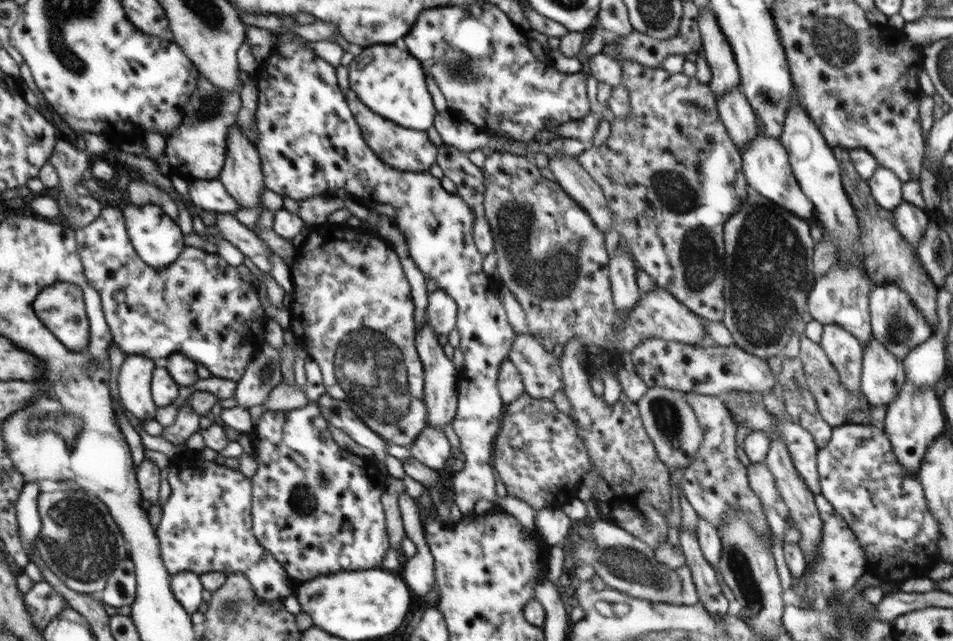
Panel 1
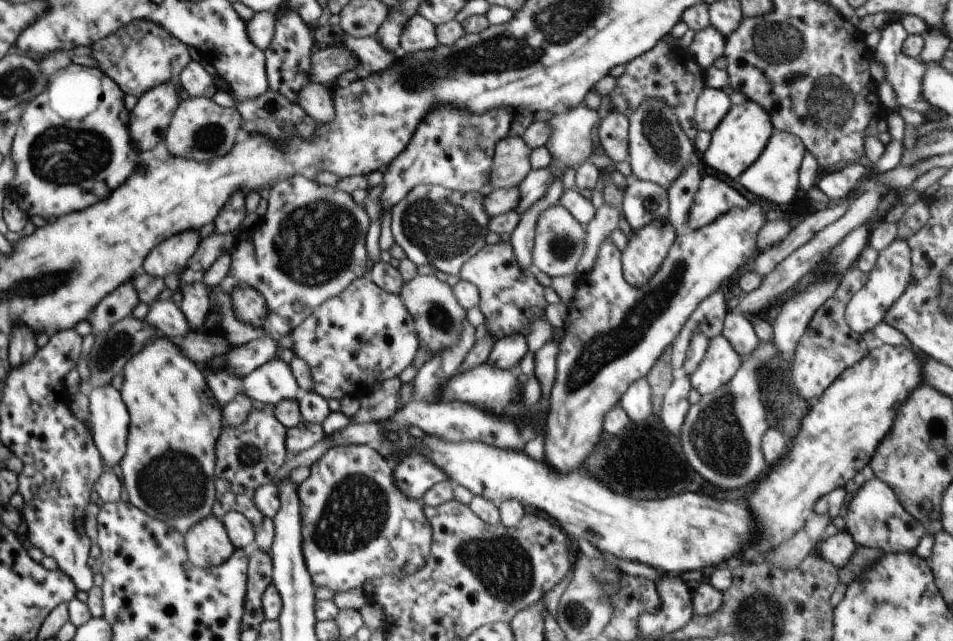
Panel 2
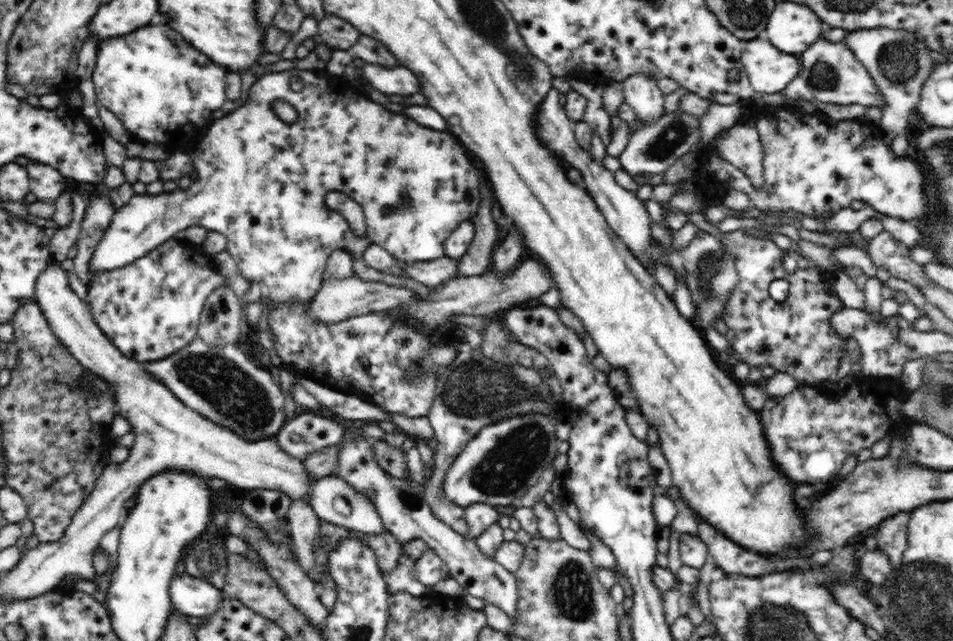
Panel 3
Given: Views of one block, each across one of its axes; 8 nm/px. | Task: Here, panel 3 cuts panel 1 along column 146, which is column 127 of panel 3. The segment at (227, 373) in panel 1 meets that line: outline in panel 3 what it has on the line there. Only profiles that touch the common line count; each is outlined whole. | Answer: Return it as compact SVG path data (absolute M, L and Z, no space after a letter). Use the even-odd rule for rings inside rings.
M175 238L156 246L150 250L150 254L143 255L122 268L95 271L92 279L94 282L90 282L86 297L94 322L122 354L142 362L164 359L188 346L197 336L200 314L210 292L233 281L213 268L209 256L203 250L187 250Z

